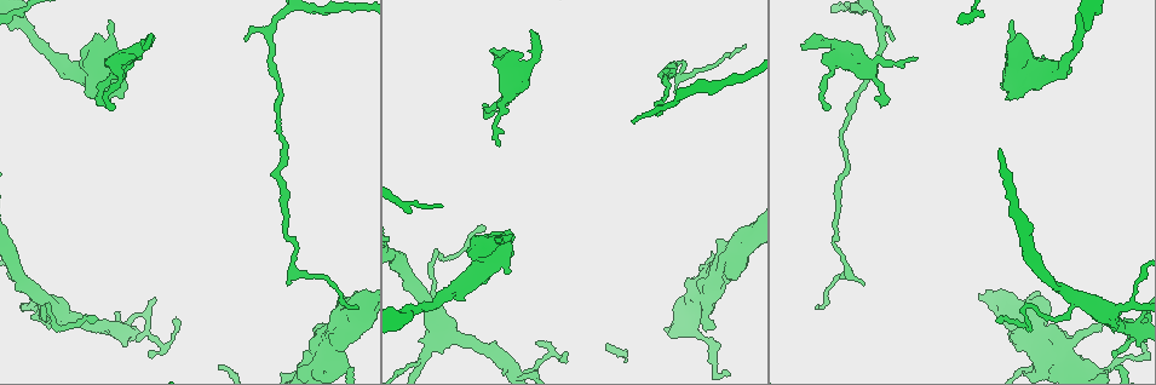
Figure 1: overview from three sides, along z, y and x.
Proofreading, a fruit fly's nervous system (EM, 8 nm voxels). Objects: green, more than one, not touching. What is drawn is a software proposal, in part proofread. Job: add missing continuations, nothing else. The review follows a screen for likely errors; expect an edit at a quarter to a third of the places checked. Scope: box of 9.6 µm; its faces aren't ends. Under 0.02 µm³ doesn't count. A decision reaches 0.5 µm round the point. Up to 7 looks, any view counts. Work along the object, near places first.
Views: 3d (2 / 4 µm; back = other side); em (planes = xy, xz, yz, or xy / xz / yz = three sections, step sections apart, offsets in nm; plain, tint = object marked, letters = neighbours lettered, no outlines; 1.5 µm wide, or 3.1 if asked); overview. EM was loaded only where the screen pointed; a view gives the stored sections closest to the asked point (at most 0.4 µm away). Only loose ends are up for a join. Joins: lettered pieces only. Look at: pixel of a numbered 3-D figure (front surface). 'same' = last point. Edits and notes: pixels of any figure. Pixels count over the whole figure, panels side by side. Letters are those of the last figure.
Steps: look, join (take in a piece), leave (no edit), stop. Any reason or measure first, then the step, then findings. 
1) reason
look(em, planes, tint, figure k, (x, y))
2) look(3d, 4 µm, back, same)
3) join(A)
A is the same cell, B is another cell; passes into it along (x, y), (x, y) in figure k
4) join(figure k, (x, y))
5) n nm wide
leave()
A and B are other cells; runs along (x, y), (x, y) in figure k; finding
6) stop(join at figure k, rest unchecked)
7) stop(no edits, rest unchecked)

free end
look(em, yz, step 8, tint, figure 1, (633, 124))

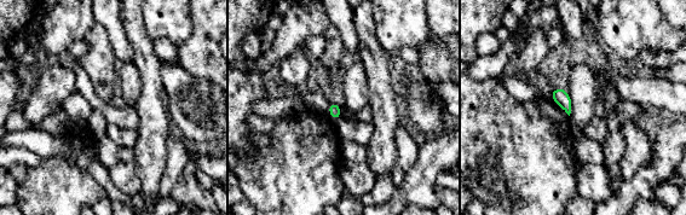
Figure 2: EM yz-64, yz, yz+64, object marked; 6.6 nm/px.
another direction
look(em, planes, letters, same)

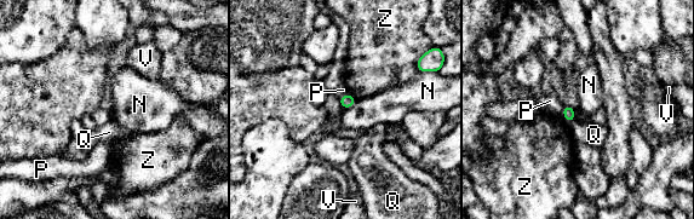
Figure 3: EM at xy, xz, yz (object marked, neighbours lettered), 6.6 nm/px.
80 nm wide; P touches over 140 nm
leave()
N, P, Q, V and Z are other cells; no lettered piece goes on from it

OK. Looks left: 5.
look(em, planes, letters, figure 1, (804, 44))

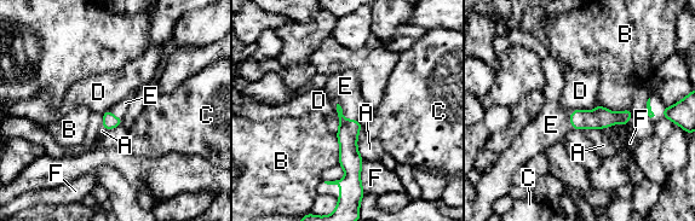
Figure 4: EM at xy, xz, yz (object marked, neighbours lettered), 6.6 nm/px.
100 nm wide
join(figure 4, (344, 87))
E is the same cell, A, B, C, D and F are other cells; the neuron continues

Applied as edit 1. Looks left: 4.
an open end
look(em, planes, letters, figure 1, (714, 328))

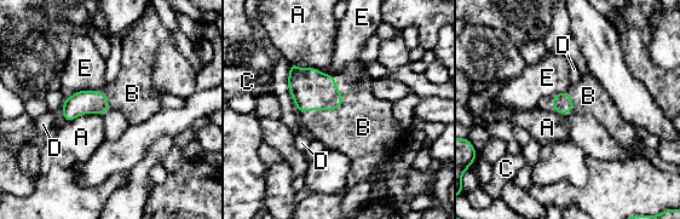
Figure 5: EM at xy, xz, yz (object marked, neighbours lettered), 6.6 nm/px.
A touches over 260 nm
join(figure 5, (363, 127))
B is the same cell, A, C, D and E are other cells; passes into it along (311, 90), (333, 109), (363, 127) in figure 5; the neuron continues

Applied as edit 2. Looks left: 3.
stop(join at figure 4, join at figure 5, rest unchecked)

